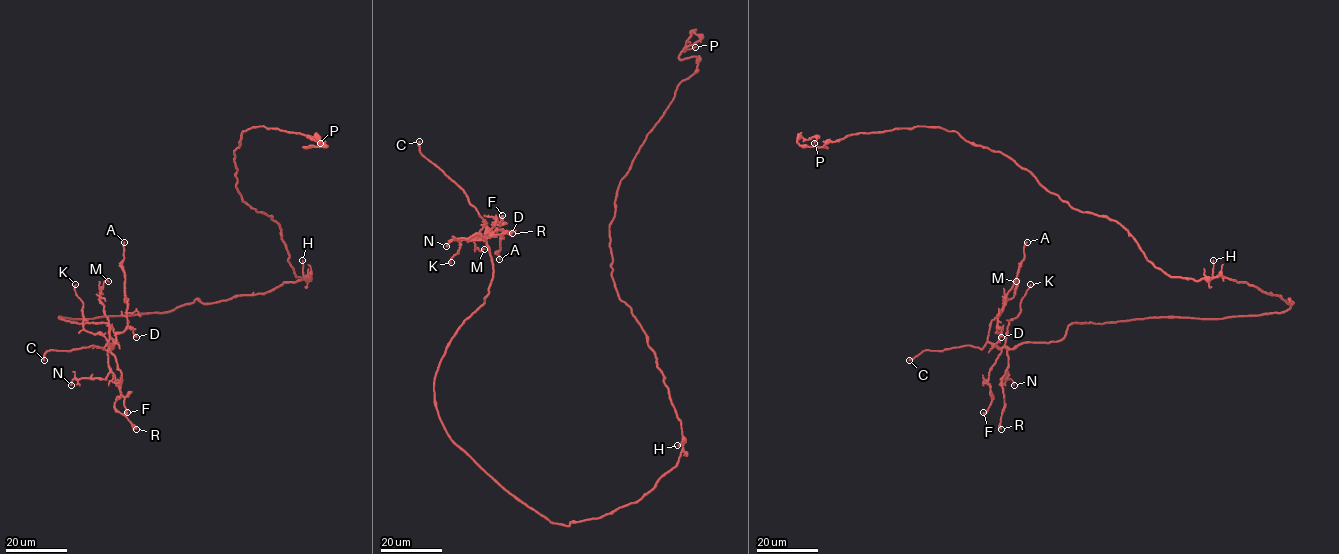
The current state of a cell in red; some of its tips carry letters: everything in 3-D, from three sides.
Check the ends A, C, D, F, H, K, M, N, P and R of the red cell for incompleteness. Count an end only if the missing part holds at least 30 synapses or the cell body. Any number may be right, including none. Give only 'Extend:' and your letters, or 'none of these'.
Extend: C

